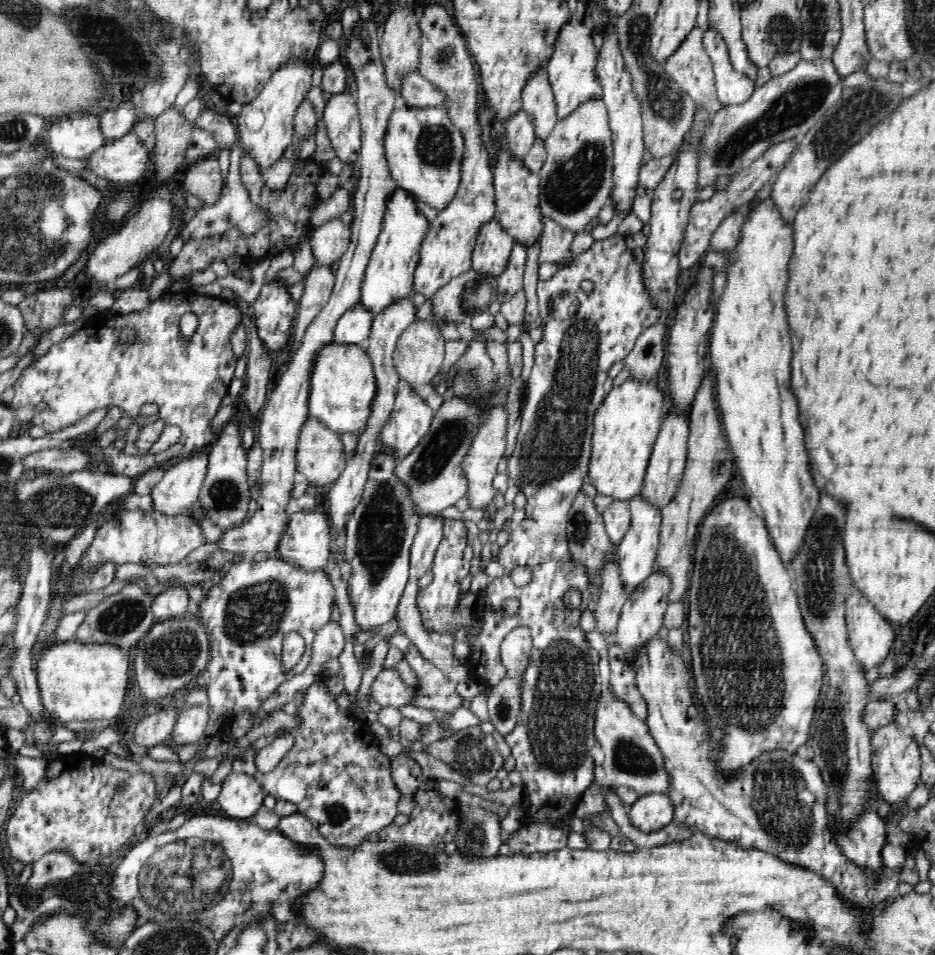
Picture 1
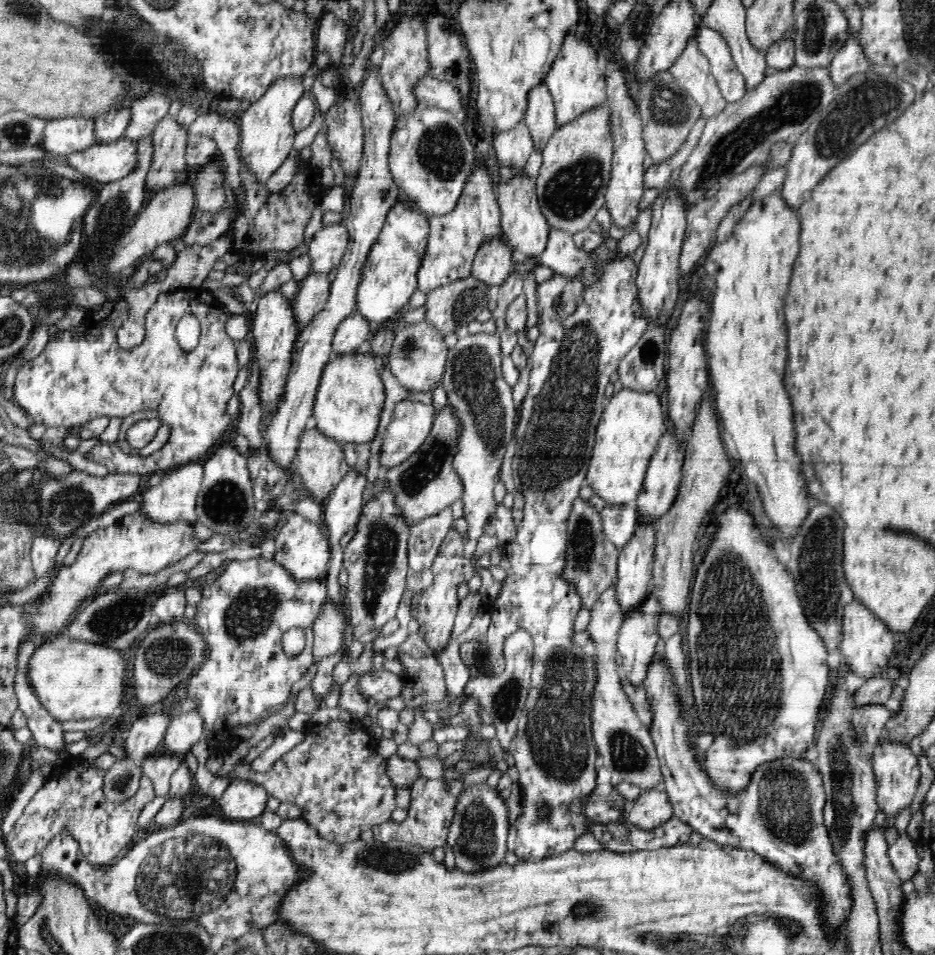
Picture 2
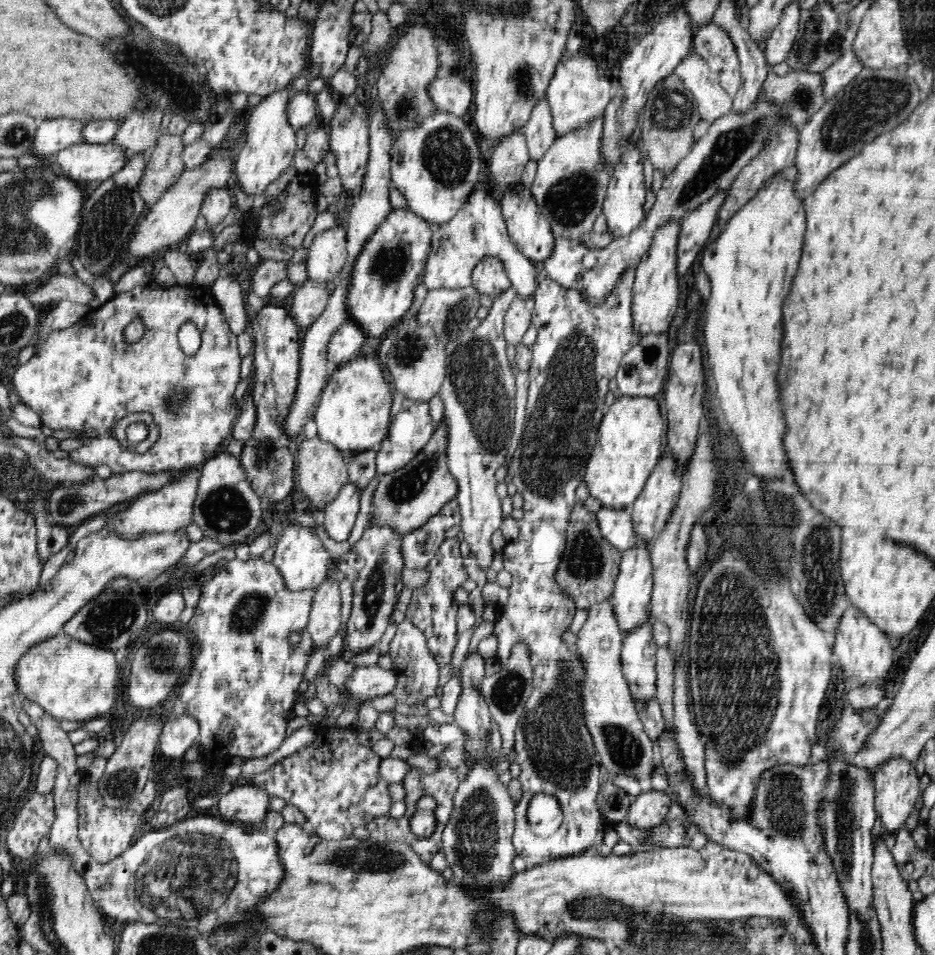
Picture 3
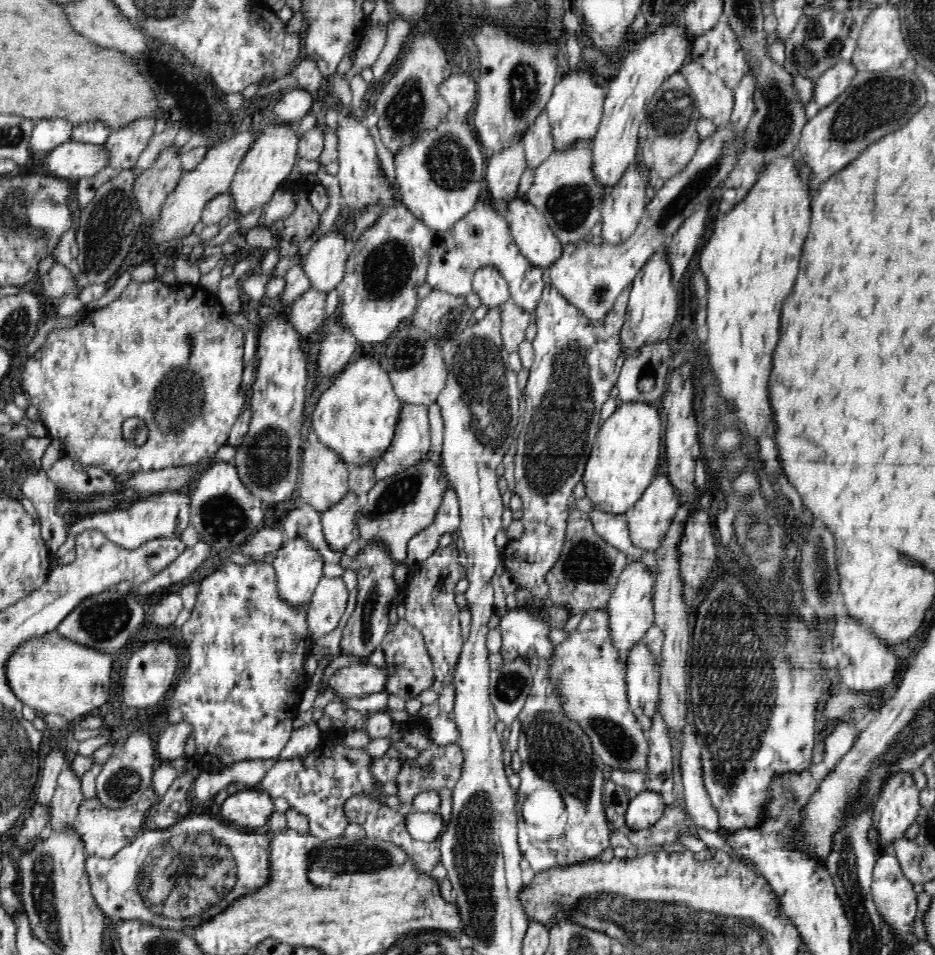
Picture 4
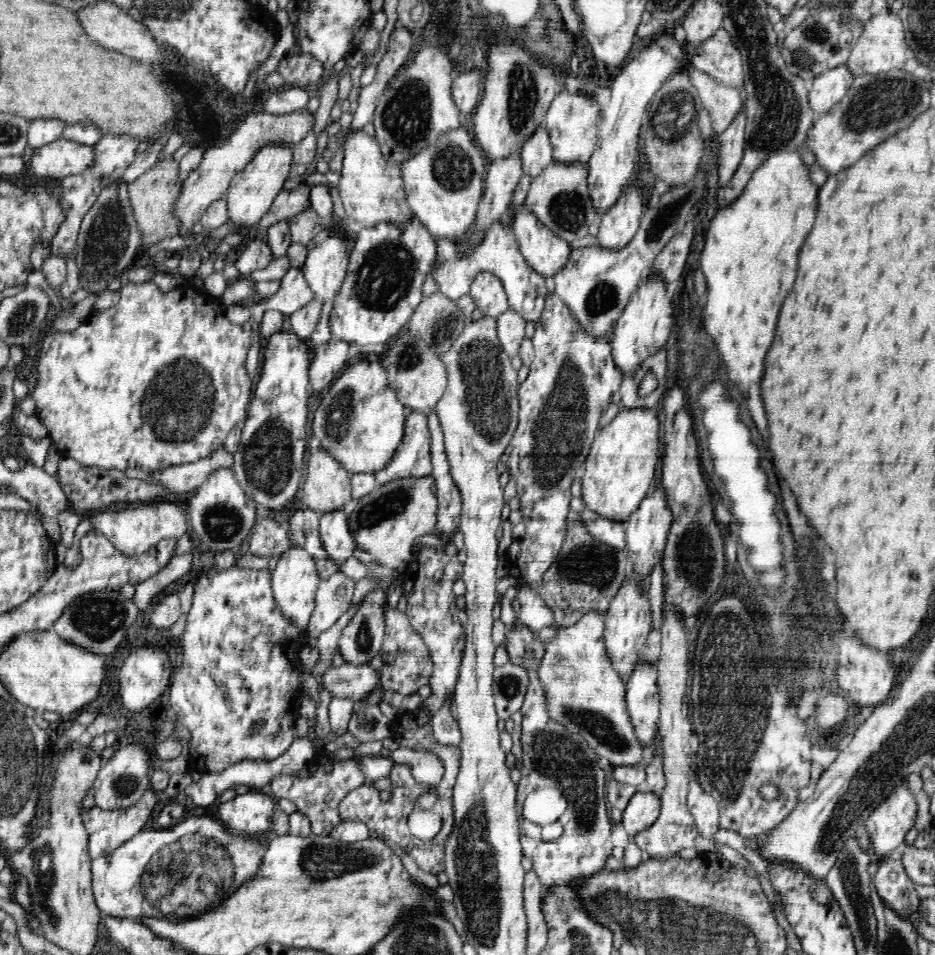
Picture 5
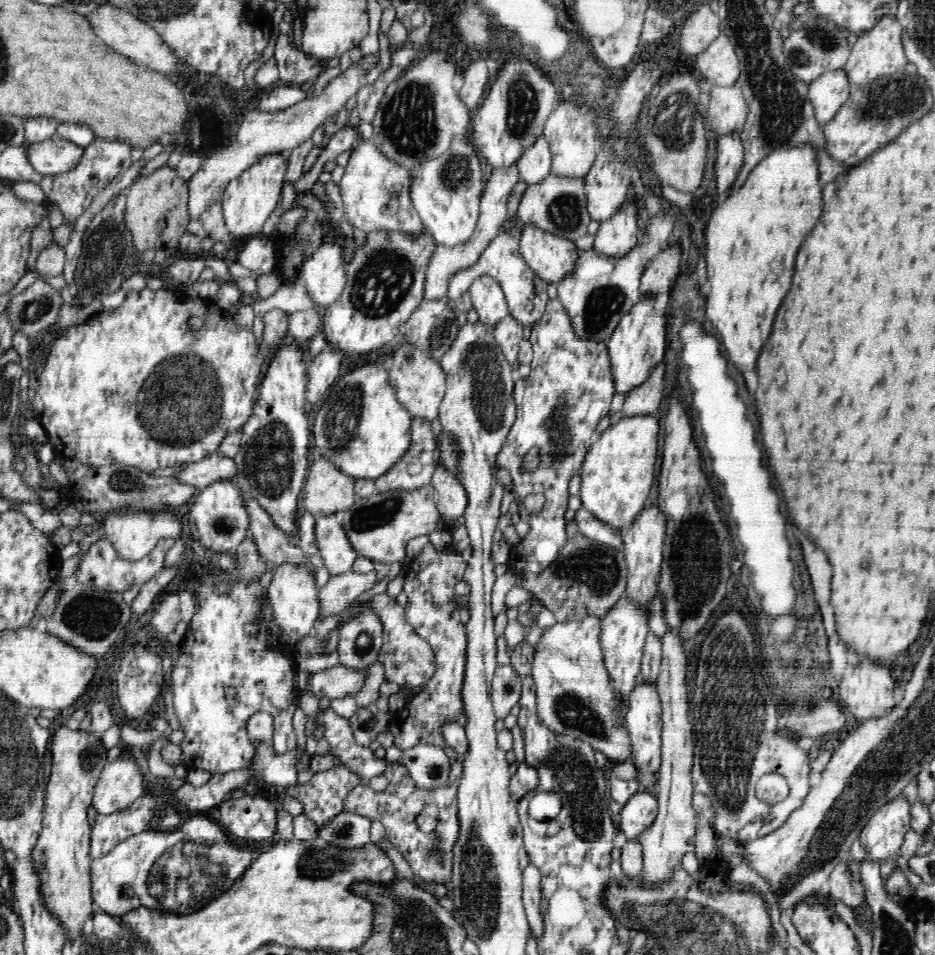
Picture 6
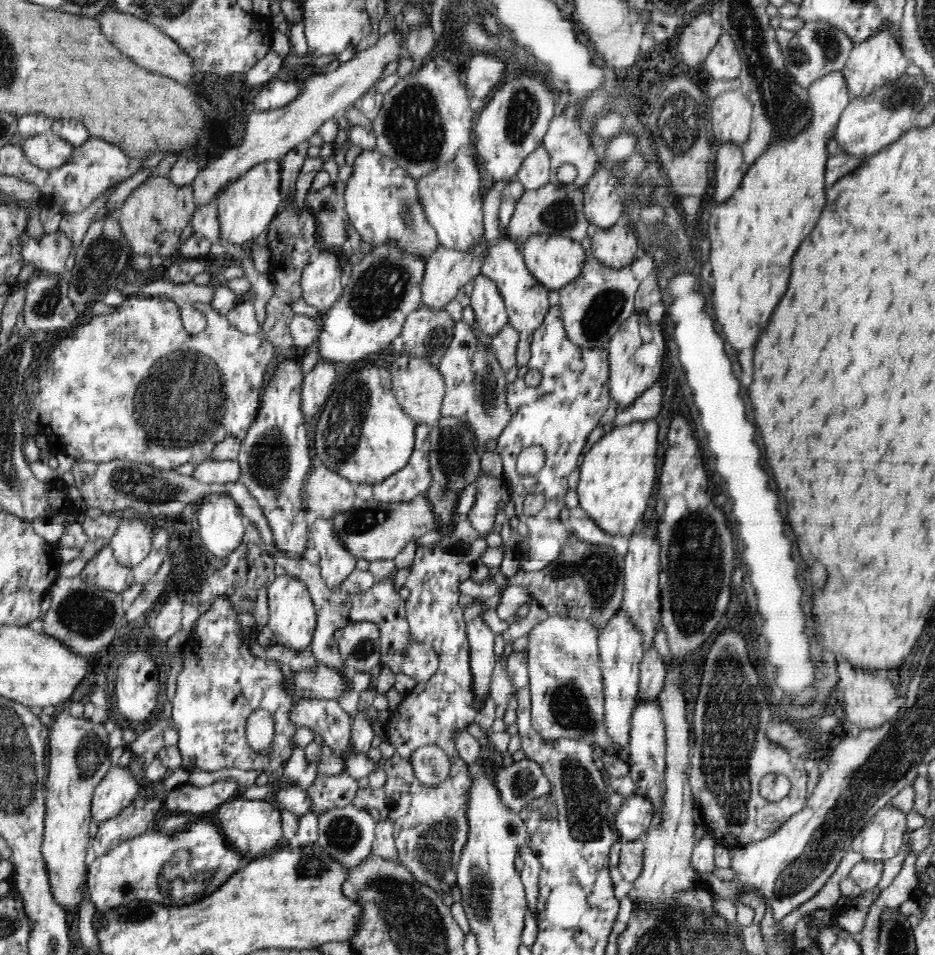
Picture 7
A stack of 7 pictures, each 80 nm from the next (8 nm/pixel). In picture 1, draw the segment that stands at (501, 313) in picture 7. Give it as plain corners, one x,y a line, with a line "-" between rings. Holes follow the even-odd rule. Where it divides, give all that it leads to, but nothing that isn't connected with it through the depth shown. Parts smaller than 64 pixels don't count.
494,217
478,231
471,260
471,268
491,278
498,278
509,263
514,238
506,234
504,227

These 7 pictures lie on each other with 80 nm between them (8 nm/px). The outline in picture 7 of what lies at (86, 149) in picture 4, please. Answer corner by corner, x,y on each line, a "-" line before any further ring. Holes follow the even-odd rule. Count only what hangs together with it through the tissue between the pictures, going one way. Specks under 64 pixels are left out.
52,130
22,139
20,145
26,158
40,169
58,168
70,160
74,146
59,138

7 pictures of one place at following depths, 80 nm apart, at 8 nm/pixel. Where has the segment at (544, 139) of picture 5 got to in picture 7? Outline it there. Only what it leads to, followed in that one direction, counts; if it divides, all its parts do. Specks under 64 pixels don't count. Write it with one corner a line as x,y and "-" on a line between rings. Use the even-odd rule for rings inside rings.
542,144
536,151
530,153
526,160
522,161
516,180
520,181
525,189
536,190
544,187
546,183
553,181
550,167
548,151

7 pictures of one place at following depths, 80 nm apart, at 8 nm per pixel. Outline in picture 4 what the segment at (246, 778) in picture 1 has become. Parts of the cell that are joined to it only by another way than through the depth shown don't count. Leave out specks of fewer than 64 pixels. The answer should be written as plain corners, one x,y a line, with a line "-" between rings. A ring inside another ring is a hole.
245,787
228,797
220,804
222,818
231,827
241,830
242,826
268,825
270,814
275,812
273,798
260,788

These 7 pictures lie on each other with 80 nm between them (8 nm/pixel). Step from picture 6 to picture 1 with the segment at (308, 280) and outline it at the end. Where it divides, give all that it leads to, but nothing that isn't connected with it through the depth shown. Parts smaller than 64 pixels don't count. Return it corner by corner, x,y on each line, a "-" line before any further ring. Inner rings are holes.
340,217
311,229
310,250
314,255
315,266
332,266
346,252
349,242
350,225
344,224

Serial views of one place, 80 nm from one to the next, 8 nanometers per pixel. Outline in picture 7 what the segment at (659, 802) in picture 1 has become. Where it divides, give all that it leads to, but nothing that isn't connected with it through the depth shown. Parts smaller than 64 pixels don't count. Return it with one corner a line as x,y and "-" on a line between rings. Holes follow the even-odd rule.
633,793
622,800
618,811
612,813
612,826
616,828
620,840
637,841
645,837
655,822
655,817
655,807
650,799

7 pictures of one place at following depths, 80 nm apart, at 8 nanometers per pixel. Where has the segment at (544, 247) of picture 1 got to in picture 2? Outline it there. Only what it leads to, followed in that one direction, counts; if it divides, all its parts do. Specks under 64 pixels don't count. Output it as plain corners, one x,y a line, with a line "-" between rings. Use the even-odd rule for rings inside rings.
550,227
549,240
545,251
540,255
540,262
548,266
554,274
564,275
571,279
580,275
582,285
588,288
597,281
599,268
591,253
576,248
573,235
566,231
556,231

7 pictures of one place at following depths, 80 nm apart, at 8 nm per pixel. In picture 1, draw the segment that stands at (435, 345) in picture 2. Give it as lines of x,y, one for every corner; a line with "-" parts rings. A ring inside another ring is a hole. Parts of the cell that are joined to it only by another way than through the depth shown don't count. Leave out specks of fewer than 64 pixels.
419,320
408,325
402,332
393,355
393,364
400,380
404,379
412,388
425,391
444,366
445,344
440,328
432,320

